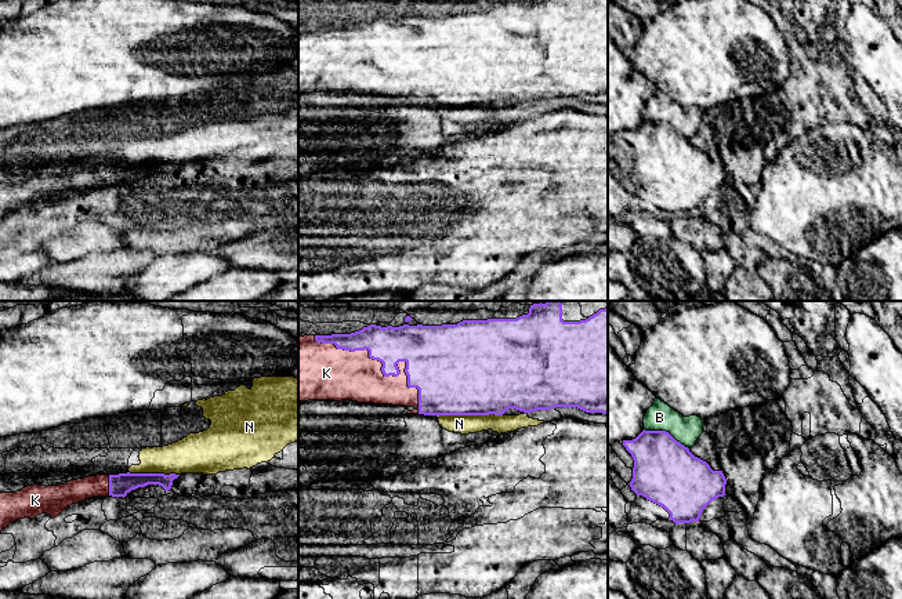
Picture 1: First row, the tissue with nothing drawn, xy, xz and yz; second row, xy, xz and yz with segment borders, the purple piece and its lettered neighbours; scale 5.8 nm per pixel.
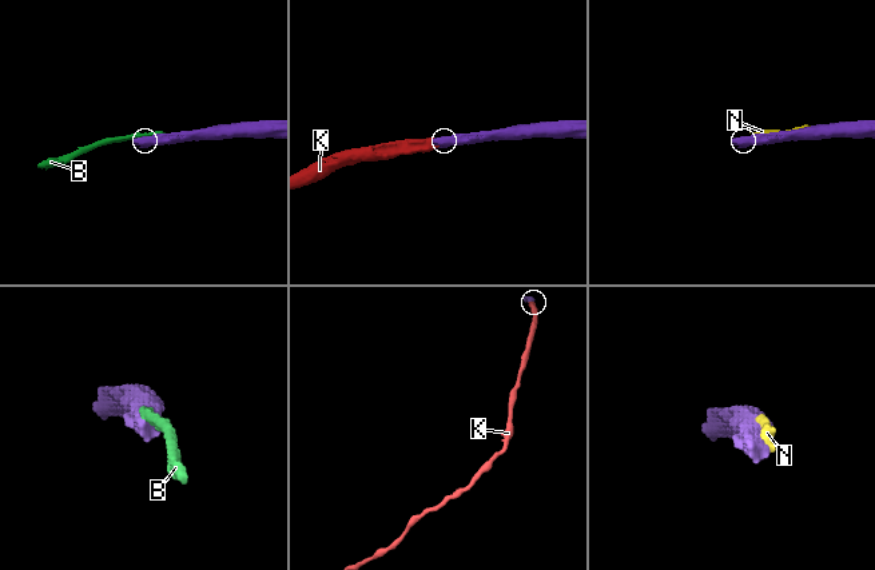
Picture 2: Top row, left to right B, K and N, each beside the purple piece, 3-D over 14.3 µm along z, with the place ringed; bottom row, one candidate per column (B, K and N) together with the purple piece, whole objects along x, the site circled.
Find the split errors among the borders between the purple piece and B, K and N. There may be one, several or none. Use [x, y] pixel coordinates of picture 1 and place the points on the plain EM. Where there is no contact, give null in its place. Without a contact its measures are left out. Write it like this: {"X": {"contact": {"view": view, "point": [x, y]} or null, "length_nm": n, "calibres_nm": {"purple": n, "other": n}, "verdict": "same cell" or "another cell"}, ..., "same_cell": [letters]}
{"B": {"contact": {"view": "yz", "point": [666, 123]}, "length_nm": 300, "calibres_nm": {"purple": 380, "other": 160}, "verdict": "another cell"}, "K": {"contact": {"view": "xz", "point": [386, 66]}, "length_nm": 750, "calibres_nm": {"purple": 260, "other": 280}, "verdict": "same cell"}, "N": {"contact": {"view": "xz", "point": [470, 105]}, "length_nm": 380, "calibres_nm": {"purple": 500, "other": 110}, "verdict": "another cell"}, "same_cell": ["K"]}

